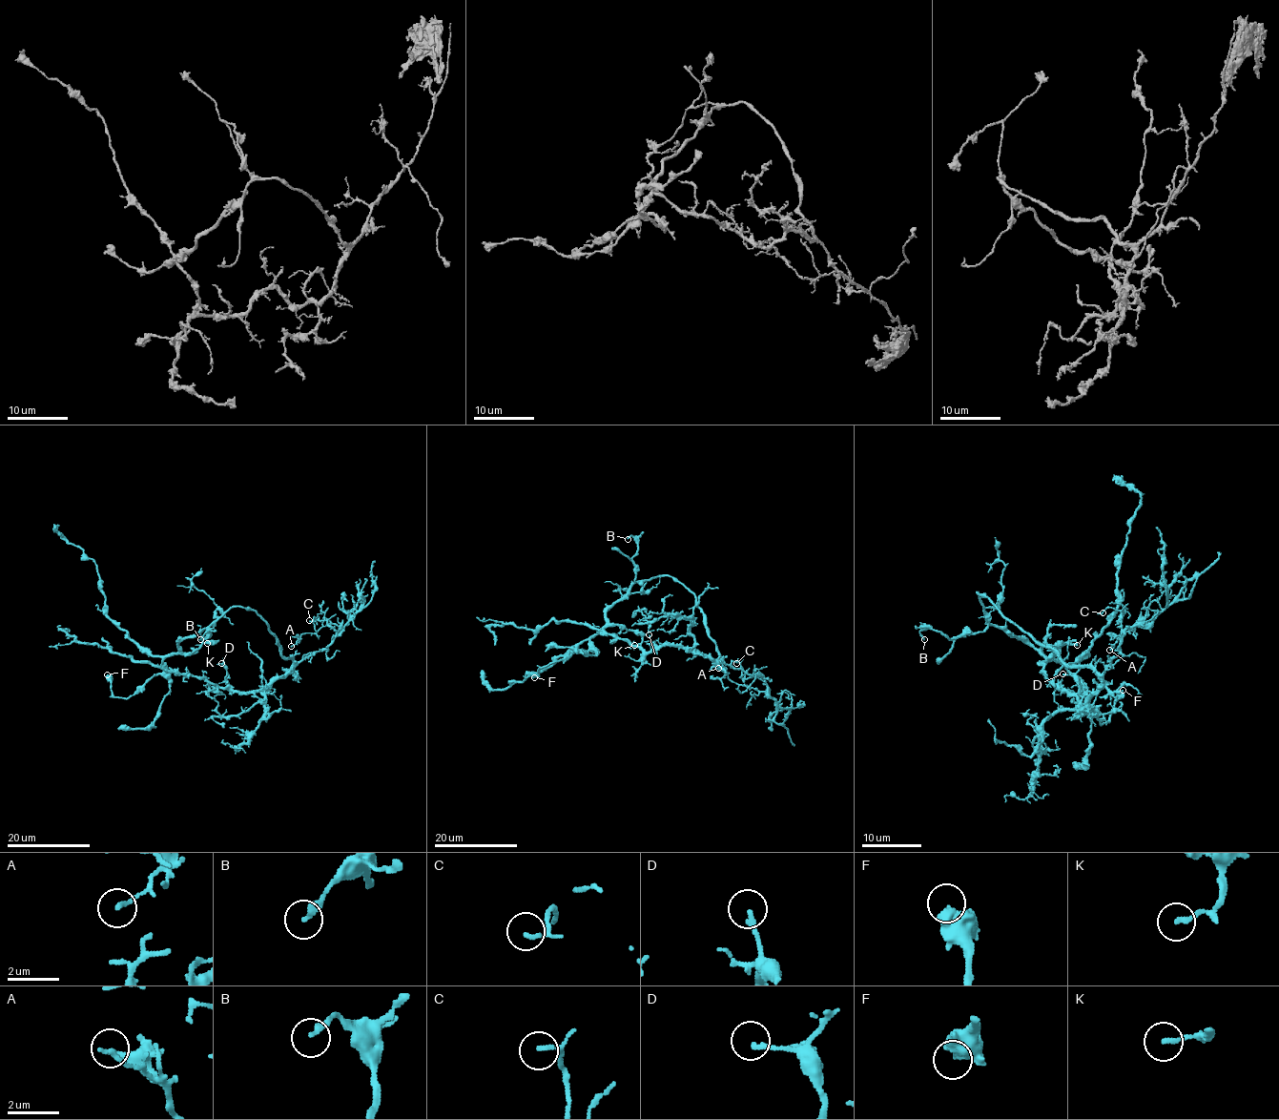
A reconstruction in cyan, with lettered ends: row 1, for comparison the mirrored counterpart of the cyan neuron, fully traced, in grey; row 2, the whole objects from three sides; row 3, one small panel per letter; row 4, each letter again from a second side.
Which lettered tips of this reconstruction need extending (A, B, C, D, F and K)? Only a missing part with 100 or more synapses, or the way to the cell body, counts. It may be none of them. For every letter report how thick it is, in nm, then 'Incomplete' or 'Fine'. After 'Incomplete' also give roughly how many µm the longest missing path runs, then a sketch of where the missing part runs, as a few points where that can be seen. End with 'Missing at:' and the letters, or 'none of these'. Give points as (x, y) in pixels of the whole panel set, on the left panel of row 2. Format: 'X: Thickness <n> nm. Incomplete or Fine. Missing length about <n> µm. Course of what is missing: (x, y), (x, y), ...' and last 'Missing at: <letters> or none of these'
A: Thickness 170 nm. Fine
B: Thickness 220 nm. Fine
C: Thickness 120 nm. Fine
D: Thickness 200 nm. Fine
F: Thickness 600 nm. Fine
K: Thickness 180 nm. Fine
Missing at: none of these

